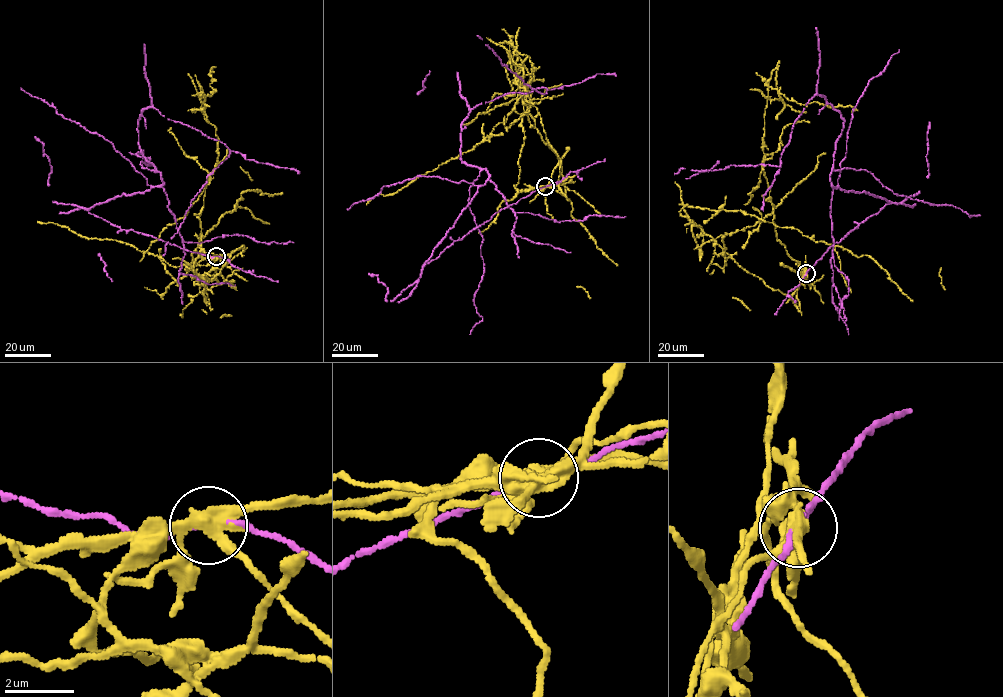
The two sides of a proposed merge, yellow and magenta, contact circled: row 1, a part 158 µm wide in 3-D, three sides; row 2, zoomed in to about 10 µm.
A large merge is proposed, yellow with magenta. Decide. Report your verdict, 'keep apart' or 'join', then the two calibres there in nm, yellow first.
keep apart; 360 nm thick on the yellow side, 90 nm on the other

